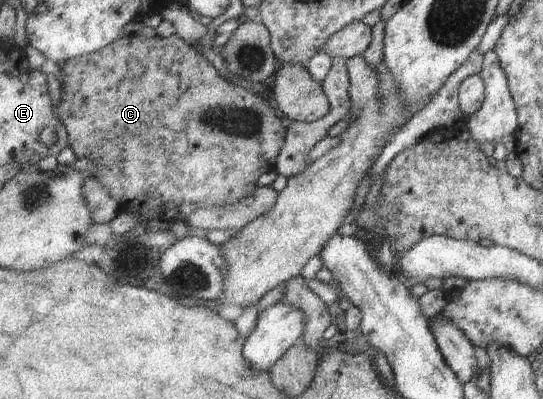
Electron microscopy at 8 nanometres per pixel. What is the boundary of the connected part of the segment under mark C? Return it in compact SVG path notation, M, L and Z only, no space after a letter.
M178 34L170 37L155 35L149 38L141 35L128 35L117 39L113 44L107 45L97 52L74 57L59 64L62 68L62 75L58 78L61 82L61 94L56 107L68 132L69 146L75 151L79 159L88 158L96 164L98 171L96 179L104 186L109 196L117 199L121 210L119 214L130 213L136 219L137 224L145 222L145 220L175 221L176 217L187 219L199 209L233 205L254 193L253 188L255 182L259 180L259 176L276 170L278 156L286 142L288 128L283 126L281 118L269 106L267 98L253 94L253 90L245 90L245 88L225 80L199 50L196 50L193 45L187 44L187 41Z

